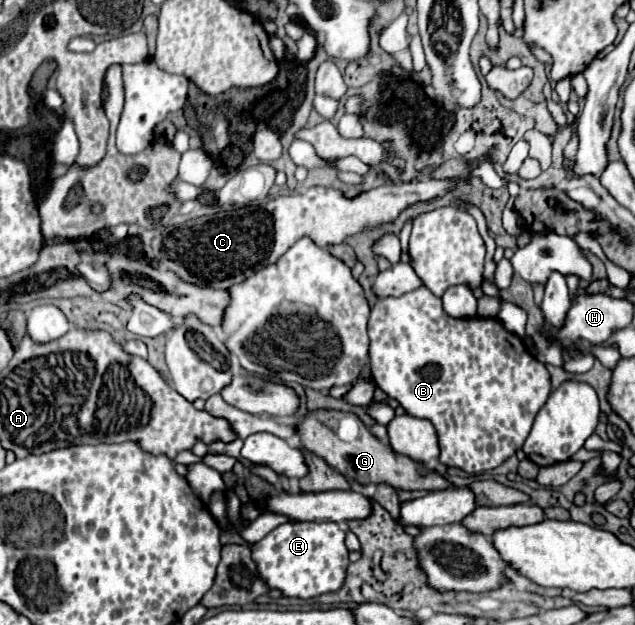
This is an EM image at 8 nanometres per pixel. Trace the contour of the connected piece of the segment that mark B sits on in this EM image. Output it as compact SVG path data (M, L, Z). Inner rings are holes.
M420 286L404 296L398 296L398 298L380 298L370 312L368 336L370 336L370 368L372 368L372 376L374 376L376 384L380 386L380 390L386 392L390 398L398 400L410 416L430 420L438 432L438 438L440 438L440 462L450 468L452 466L462 468L468 474L480 474L480 472L492 470L492 468L500 466L506 458L510 458L518 448L522 448L522 444L532 428L534 416L538 414L538 410L544 406L544 402L550 396L550 374L548 374L546 366L540 360L536 360L528 352L524 342L516 334L508 332L498 318L480 318L480 316L452 318L442 310L442 300L438 296L434 296L426 286Z

